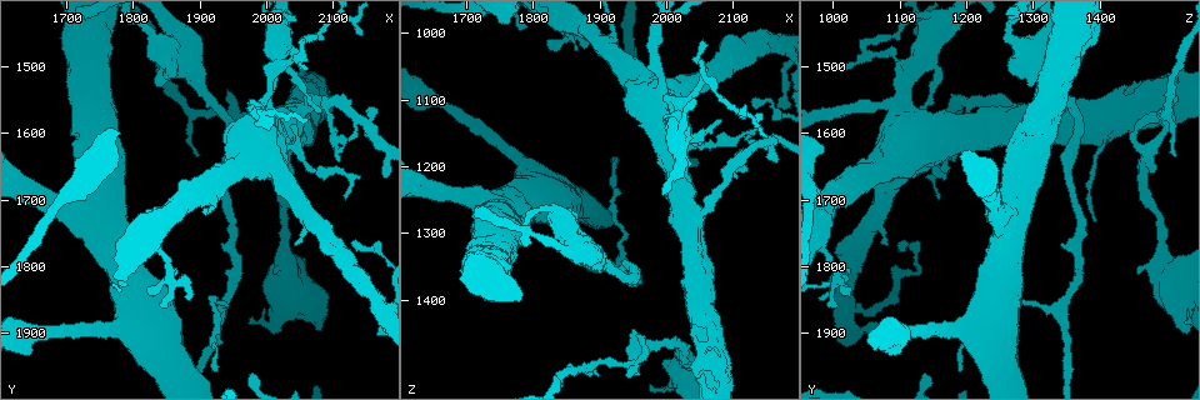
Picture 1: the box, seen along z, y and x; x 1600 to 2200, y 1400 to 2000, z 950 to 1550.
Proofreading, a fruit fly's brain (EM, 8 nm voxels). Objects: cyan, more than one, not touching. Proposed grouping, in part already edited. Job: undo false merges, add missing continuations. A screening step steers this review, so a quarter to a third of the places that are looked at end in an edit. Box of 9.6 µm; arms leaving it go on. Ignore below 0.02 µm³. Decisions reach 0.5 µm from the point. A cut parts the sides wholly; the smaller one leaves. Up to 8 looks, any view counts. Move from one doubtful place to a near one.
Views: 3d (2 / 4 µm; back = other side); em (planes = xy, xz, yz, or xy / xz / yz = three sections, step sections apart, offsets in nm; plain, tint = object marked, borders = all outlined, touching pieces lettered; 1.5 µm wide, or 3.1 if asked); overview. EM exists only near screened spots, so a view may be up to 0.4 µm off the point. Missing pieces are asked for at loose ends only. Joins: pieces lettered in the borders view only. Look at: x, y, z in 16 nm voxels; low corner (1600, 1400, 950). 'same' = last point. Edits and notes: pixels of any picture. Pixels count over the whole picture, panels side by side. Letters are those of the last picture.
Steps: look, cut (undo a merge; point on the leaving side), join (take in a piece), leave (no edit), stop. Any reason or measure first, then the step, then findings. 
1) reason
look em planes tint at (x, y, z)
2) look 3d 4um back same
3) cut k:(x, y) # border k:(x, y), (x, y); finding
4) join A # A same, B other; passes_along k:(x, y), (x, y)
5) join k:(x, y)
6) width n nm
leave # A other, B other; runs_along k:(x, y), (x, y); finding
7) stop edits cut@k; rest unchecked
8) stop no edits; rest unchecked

calibre changes
look 3d 4um at (1835, 1455, 1265)

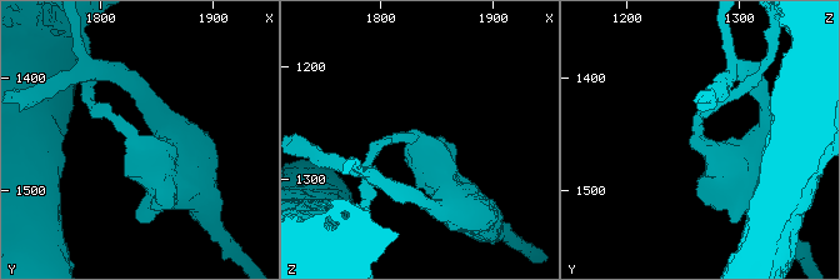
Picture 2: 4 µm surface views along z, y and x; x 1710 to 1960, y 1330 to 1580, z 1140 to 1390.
look em planes borders at (1838, 1456, 1268)

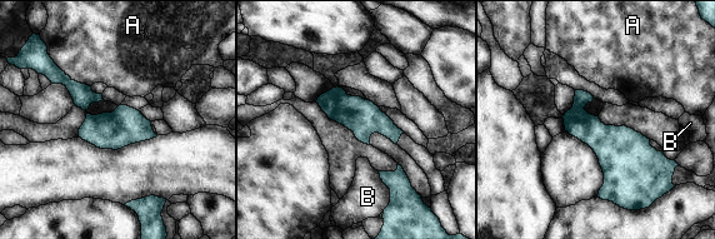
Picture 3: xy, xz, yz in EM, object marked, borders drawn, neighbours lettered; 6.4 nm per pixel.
cut 3:(588, 128) # A other, B other; border 3:(573, 106), (583, 108); two neurons meet here

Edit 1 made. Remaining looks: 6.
tapers out
look 3d 2um at (1890, 1635, 1510)

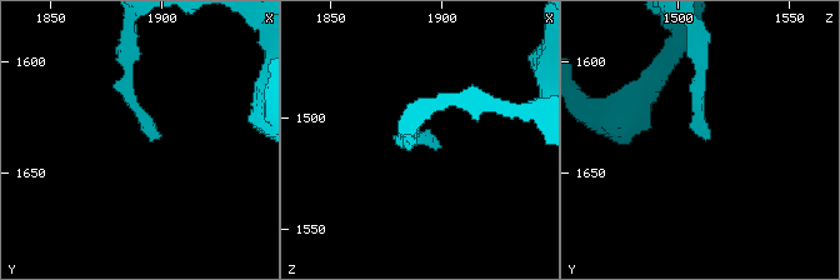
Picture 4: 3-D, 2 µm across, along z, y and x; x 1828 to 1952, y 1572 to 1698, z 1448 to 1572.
look em yz step 4 tint at (1895, 1635, 1513)

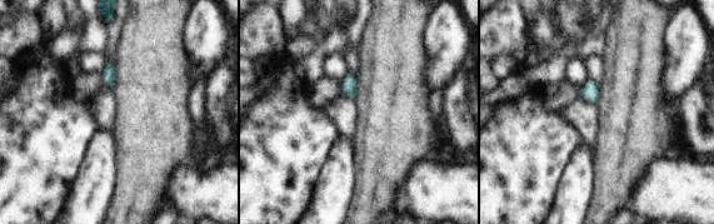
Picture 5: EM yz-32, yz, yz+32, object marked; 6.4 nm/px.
another direction
look em planes borders same

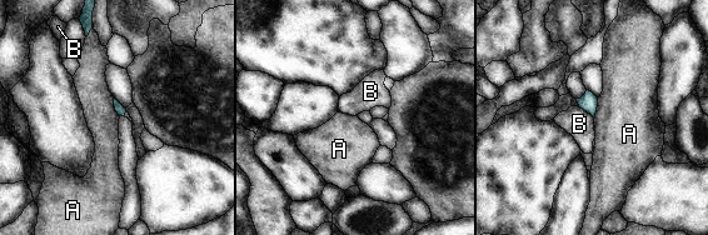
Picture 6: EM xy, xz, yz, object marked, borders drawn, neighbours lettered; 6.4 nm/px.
leave # A other, B other; border 6:(598, 98), (594, 118); no lettered piece goes on from it

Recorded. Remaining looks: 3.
free end
look em planes plain at (1940, 1535, 1505)

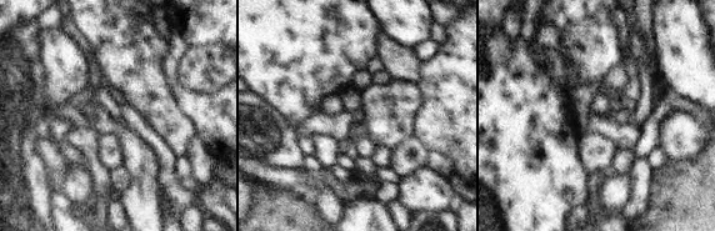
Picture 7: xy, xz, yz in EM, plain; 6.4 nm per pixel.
see the neighbours
look em planes borders same

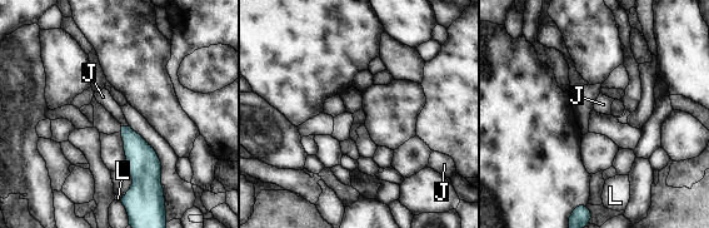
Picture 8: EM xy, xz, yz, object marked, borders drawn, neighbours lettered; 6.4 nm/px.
leave # J other, L other; border 8:(121, 125), (129, 127); no lettered piece goes on from it

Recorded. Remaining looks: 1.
stop edits cut@3; rest unchecked

